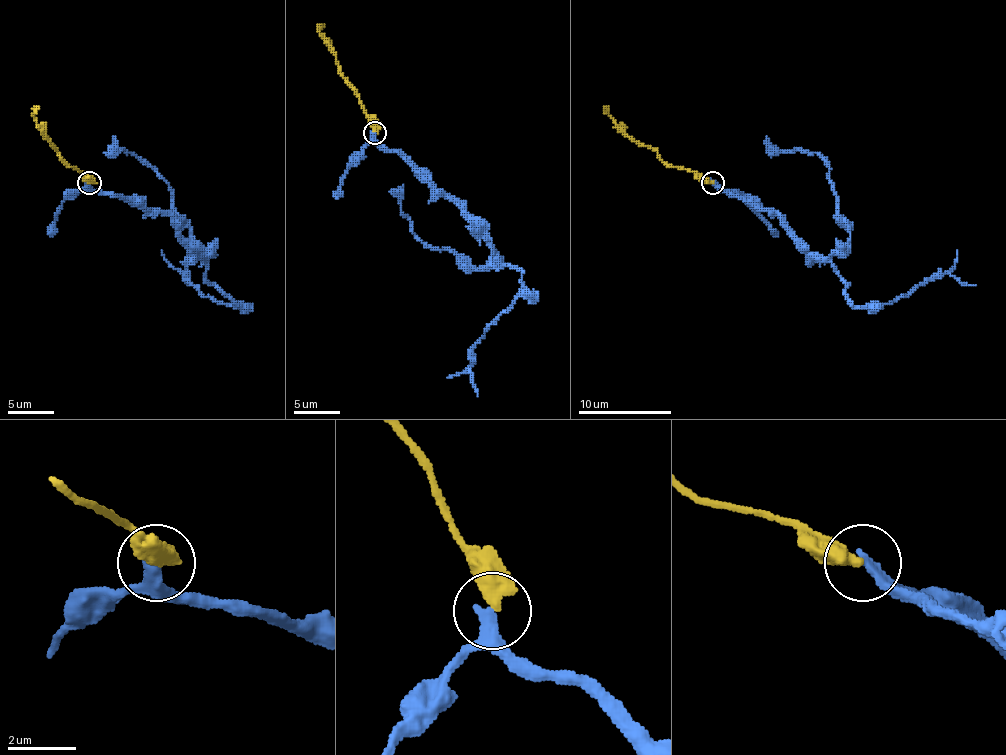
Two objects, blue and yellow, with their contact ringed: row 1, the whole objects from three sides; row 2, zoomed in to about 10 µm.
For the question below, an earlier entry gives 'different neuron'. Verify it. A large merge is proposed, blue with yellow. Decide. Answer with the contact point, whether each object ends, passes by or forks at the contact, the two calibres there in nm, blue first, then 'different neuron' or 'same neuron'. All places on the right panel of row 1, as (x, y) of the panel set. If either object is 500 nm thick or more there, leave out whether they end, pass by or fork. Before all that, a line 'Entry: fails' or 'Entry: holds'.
Entry: holds
at (712, 182); 360 nm thick on the blue side, 550 nm on the other; different neuron

